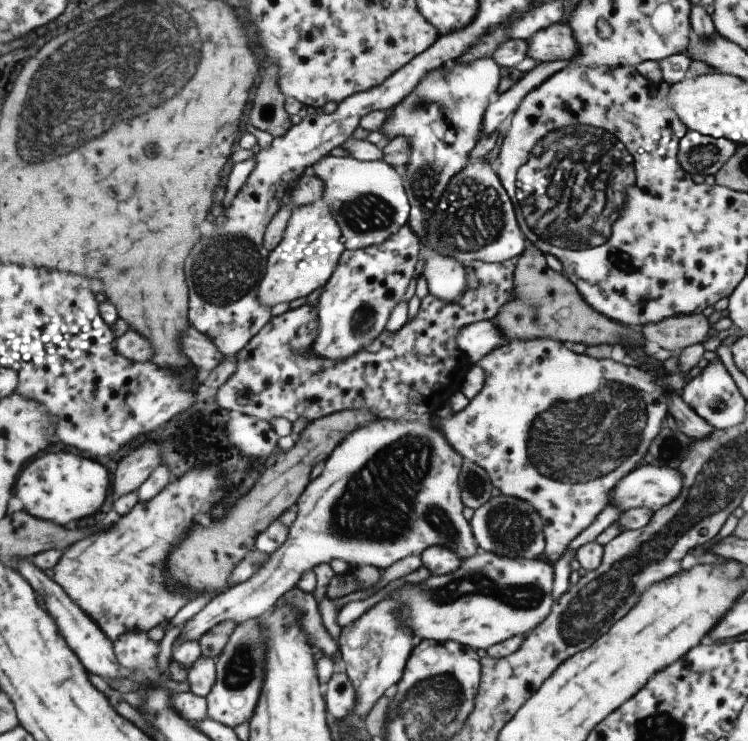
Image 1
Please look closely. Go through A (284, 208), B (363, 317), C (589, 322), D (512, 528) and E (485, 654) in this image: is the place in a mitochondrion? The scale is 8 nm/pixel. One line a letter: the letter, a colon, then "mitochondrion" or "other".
A: other
B: mitochondrion
C: mitochondrion
D: mitochondrion
E: other

